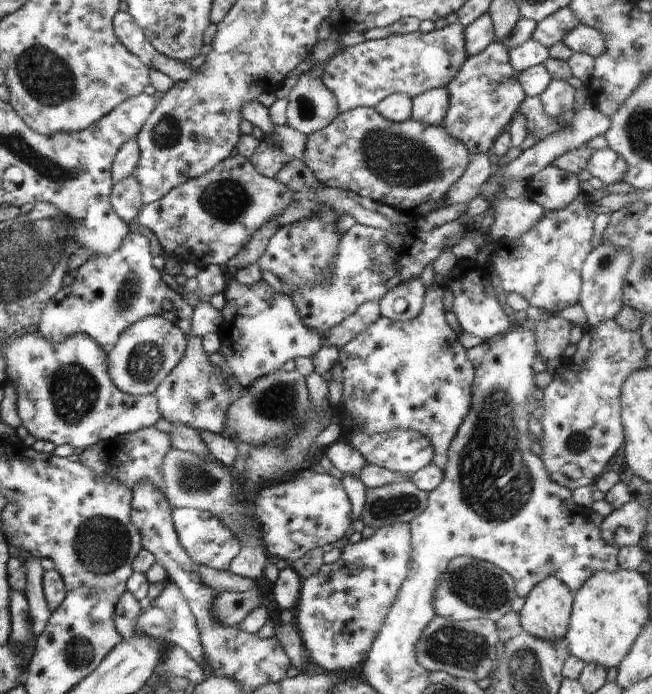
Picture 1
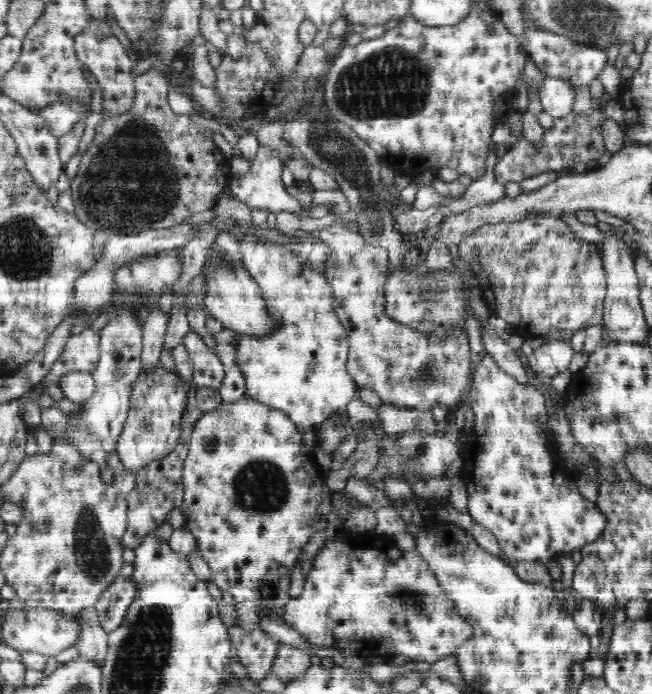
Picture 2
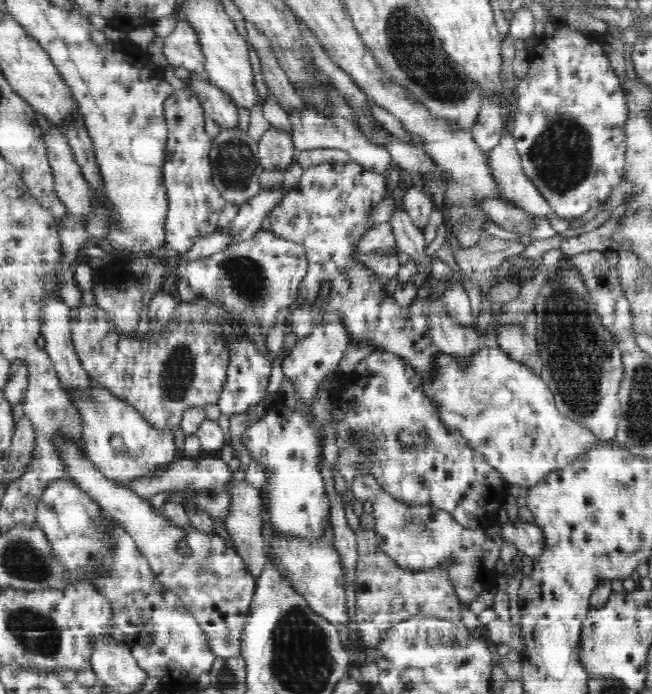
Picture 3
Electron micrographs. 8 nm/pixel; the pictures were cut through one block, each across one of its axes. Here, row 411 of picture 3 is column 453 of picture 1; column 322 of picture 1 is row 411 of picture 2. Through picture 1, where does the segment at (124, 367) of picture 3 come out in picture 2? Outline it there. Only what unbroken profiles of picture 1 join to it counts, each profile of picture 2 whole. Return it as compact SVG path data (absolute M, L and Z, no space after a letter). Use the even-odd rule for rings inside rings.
M160 363L145 373L141 371L133 384L128 416L115 448L126 469L140 470L146 464L164 458L176 448L190 387L176 373L163 368Z

